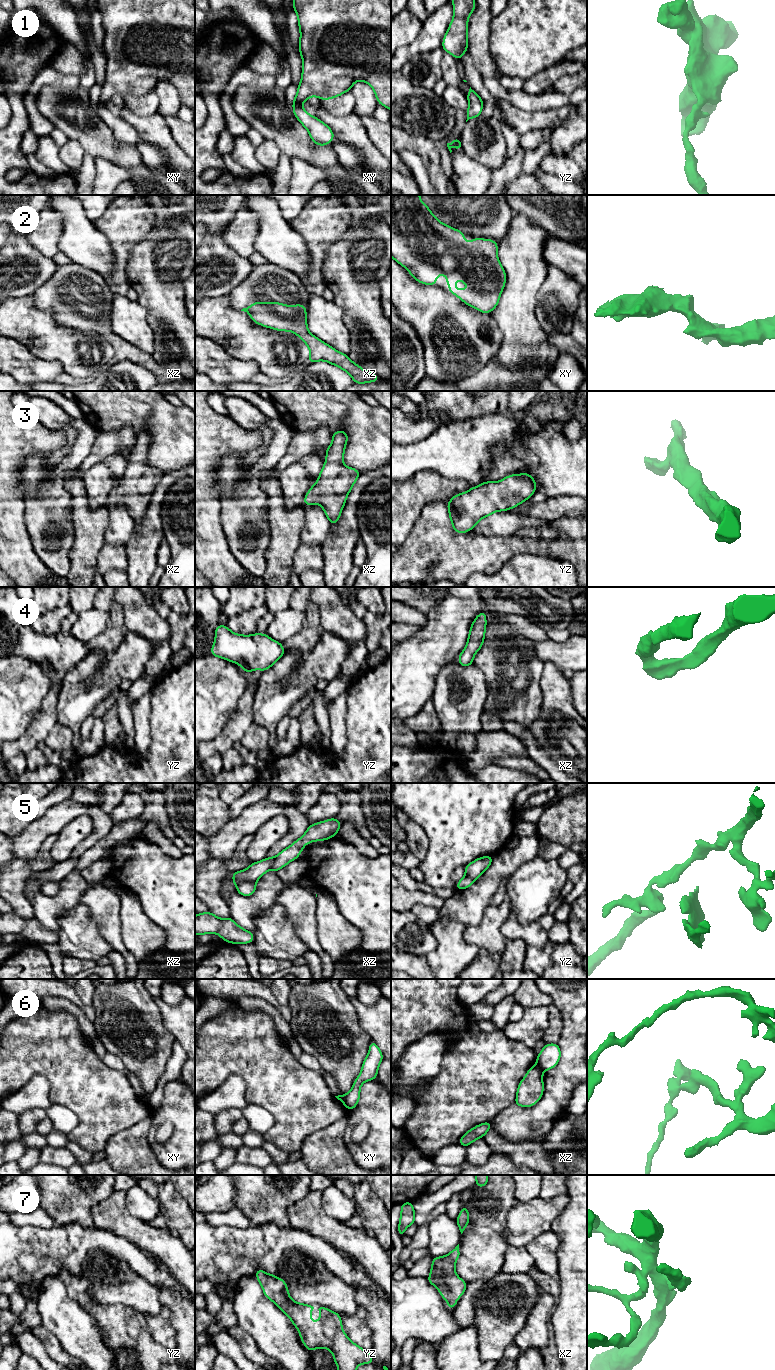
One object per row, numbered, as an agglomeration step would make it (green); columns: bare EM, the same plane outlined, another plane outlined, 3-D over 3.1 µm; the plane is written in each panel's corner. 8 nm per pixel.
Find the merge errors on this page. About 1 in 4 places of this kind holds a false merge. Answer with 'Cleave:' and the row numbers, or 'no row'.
Cleave: 5, 6

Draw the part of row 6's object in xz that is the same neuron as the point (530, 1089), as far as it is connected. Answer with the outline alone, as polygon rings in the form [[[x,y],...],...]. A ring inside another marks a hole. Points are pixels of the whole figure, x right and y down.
[[[537,1065],[527,1071],[518,1085],[515,1106],[531,1107],[541,1099],[544,1089],[542,1076],[543,1070]]]

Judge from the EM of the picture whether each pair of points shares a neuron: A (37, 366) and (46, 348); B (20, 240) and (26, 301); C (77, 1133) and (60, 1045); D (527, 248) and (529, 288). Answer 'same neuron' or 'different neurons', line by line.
A: different neurons
B: different neurons
C: same neuron
D: same neuron

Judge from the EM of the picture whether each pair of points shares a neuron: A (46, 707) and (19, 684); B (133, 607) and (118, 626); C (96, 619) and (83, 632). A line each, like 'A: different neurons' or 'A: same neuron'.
A: different neurons
B: different neurons
C: same neuron

